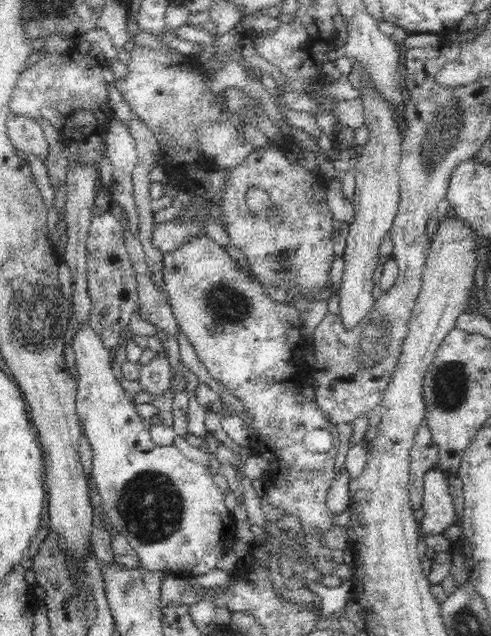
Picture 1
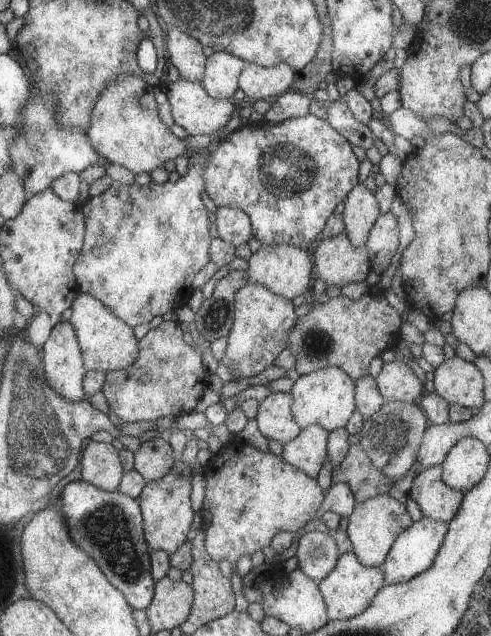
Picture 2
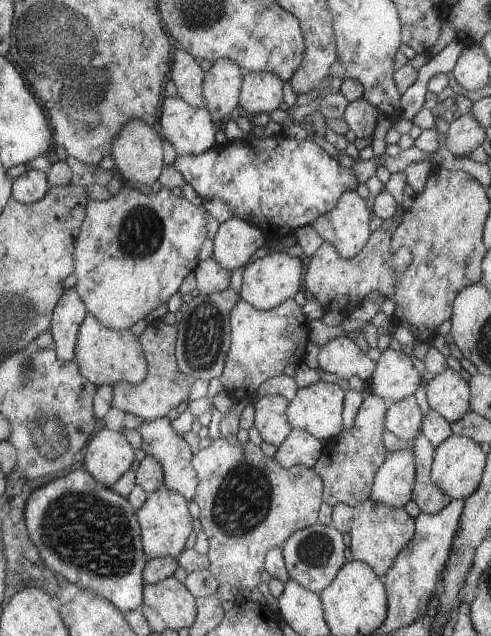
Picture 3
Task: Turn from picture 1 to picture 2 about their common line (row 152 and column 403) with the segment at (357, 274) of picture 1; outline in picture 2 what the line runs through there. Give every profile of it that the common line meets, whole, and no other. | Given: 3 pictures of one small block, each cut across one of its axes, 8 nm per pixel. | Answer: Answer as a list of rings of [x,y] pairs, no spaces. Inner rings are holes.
[[[388,362],[384,363],[382,371],[376,376],[377,388],[382,398],[385,401],[400,400],[404,403],[417,403],[418,398],[422,396],[424,388],[422,388],[422,382],[418,380],[418,376],[414,374],[410,366],[406,366],[404,362]]]

